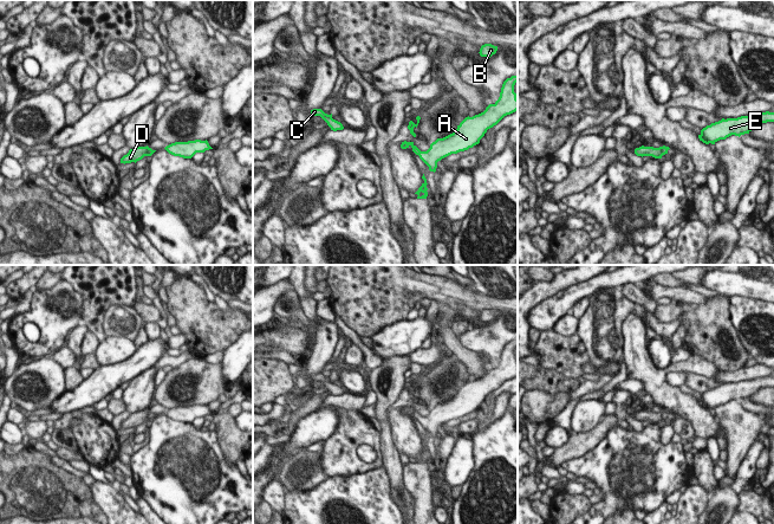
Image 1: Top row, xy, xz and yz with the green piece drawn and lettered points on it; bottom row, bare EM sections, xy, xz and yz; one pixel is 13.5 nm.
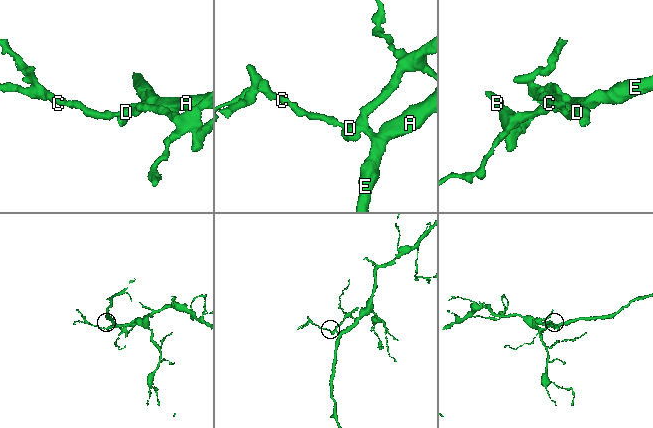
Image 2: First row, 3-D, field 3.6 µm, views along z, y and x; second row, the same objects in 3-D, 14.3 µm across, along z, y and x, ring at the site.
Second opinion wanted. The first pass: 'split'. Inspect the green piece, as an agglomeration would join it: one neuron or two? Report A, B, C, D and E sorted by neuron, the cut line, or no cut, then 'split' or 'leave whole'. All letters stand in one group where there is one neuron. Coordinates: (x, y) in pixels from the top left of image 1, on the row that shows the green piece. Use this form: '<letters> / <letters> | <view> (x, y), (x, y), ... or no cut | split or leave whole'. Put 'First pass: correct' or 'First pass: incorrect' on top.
First pass: correct
A E / B C D | xy (147, 147), (149, 155) | split

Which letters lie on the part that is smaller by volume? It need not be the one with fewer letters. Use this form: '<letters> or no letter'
B, C, D.

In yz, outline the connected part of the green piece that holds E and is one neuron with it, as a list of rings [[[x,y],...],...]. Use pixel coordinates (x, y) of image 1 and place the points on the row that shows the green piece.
[[[766,111],[737,118],[722,118],[703,128],[698,138],[705,144],[715,144],[717,141],[726,140],[731,135],[740,137],[741,135],[749,134],[760,123],[767,122],[774,122],[774,112]]]

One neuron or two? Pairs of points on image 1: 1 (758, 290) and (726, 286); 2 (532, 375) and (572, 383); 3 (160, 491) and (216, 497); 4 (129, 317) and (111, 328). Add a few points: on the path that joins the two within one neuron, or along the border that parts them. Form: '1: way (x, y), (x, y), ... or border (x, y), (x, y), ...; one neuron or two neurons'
1: way (749, 288), (734, 286); one neuron
2: way (541, 377), (563, 380); one neuron
3: way (174, 495), (184, 496), (196, 505), (203, 505); one neuron
4: way (124, 322), (116, 323); one neuron

